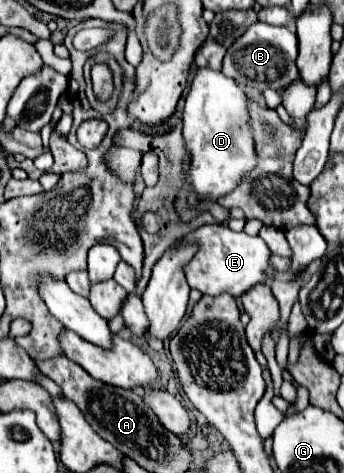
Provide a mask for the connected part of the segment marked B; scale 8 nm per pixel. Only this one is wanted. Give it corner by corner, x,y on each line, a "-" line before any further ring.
256,21
244,31
244,37
232,45
222,61
222,73
232,77
236,83
252,89
264,89
272,87
276,91
288,87
294,79
298,79
298,69
296,69
296,55
298,55
298,41
296,33
290,31
288,27
276,27
268,25
262,21

